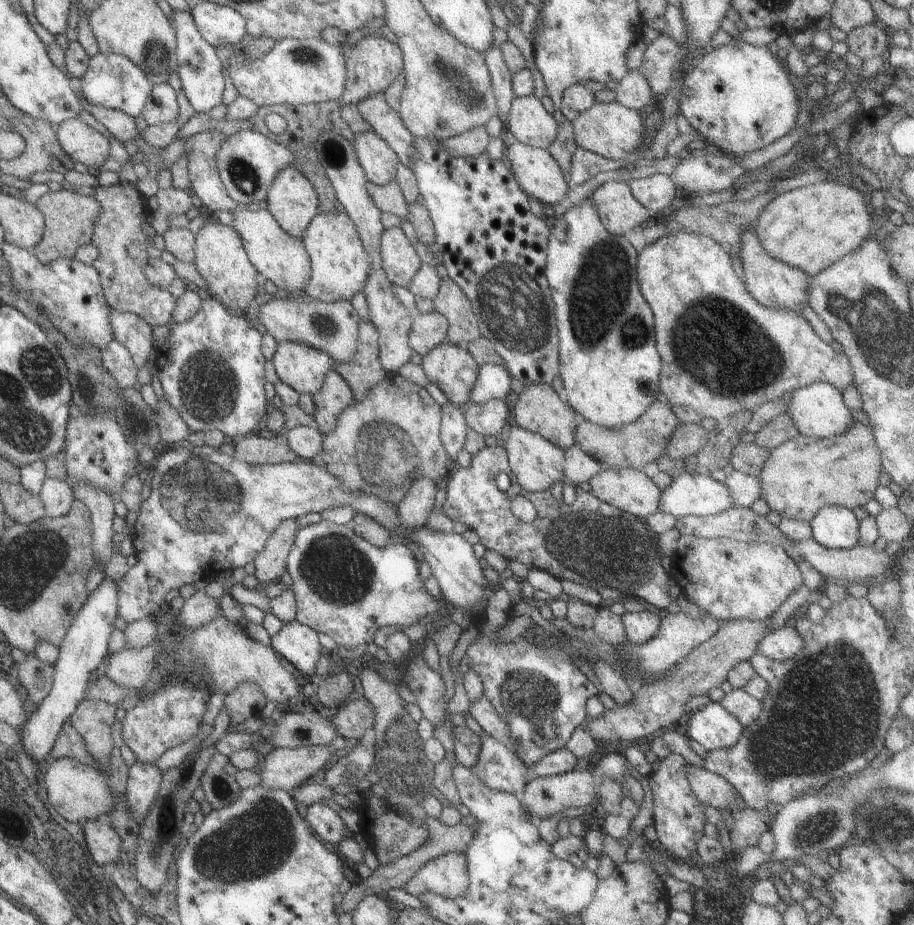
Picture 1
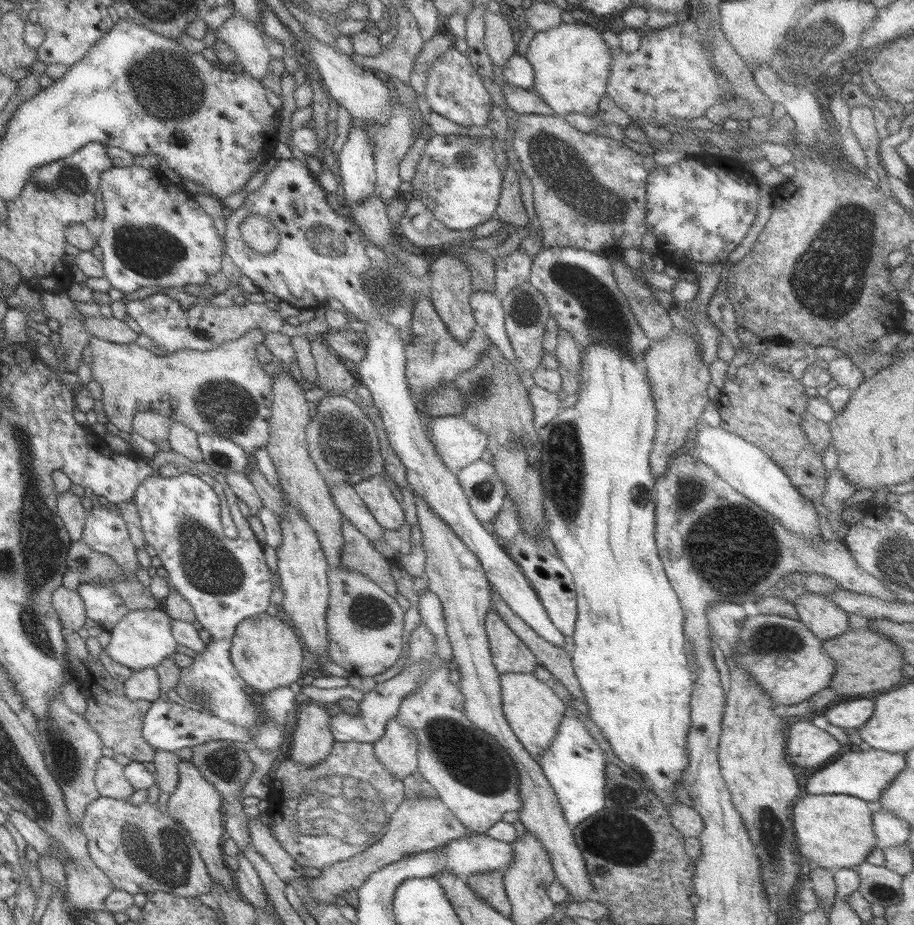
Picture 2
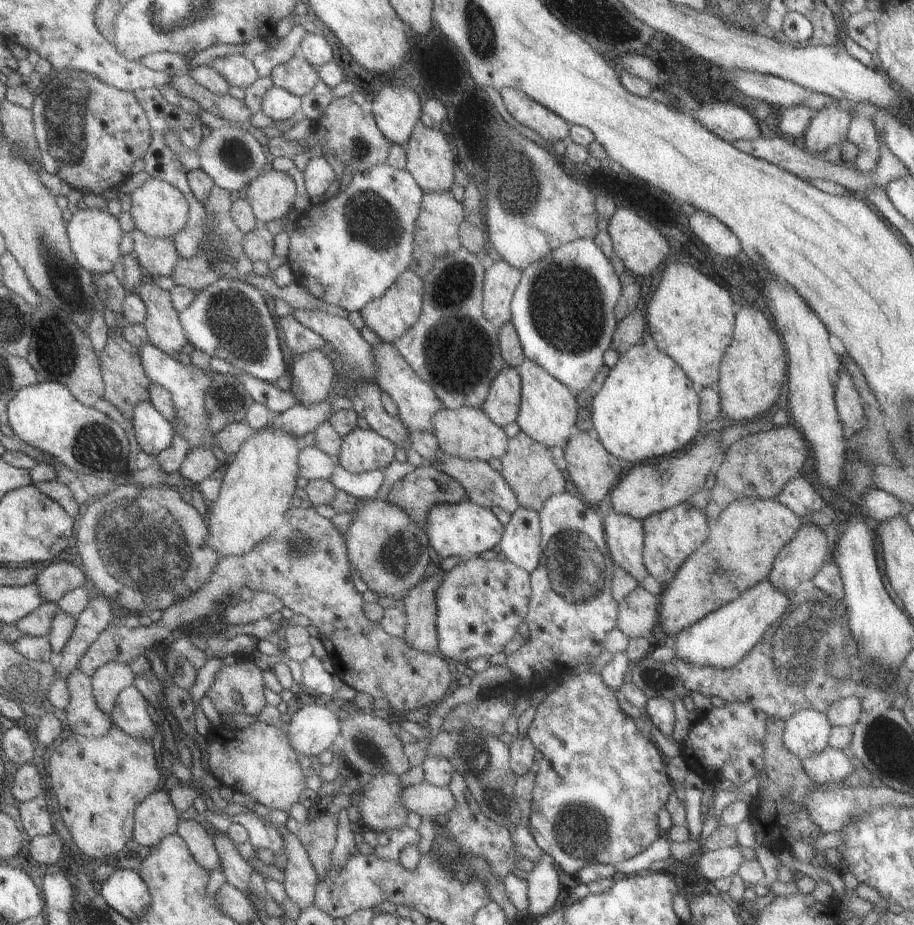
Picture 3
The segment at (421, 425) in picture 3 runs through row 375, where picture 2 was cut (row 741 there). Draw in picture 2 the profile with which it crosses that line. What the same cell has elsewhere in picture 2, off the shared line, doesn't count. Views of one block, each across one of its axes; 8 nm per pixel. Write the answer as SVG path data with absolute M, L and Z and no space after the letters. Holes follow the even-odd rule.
M394 716L394 718L386 724L384 735L373 743L374 757L394 778L403 780L406 776L417 772L417 743L415 737L416 736L412 735L404 726L400 725Z

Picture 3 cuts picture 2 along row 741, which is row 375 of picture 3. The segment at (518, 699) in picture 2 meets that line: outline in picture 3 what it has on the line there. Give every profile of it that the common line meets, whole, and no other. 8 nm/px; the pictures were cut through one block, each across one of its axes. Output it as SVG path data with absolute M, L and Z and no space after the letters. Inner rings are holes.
M526 356L515 370L521 381L521 402L515 421L520 431L547 448L556 445L564 448L568 438L579 432L575 426L579 409L576 394Z

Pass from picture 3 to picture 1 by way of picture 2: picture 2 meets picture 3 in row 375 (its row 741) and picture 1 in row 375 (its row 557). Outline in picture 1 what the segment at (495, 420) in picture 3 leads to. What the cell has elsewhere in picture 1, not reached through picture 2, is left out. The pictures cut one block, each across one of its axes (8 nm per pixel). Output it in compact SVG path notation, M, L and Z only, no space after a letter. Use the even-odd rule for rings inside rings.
M439 344L423 356L420 365L429 382L436 384L451 404L460 406L468 402L479 364L465 345Z

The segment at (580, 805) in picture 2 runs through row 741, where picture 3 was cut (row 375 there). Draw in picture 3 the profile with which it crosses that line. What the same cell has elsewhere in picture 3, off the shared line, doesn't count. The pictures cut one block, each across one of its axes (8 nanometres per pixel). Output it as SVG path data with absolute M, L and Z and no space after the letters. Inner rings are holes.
M580 237L555 247L542 259L521 270L521 280L509 307L509 322L516 332L523 354L560 383L568 386L574 394L594 387L593 379L604 365L604 353L613 340L618 322L614 308L620 299L621 291L622 284L611 260L592 239Z

